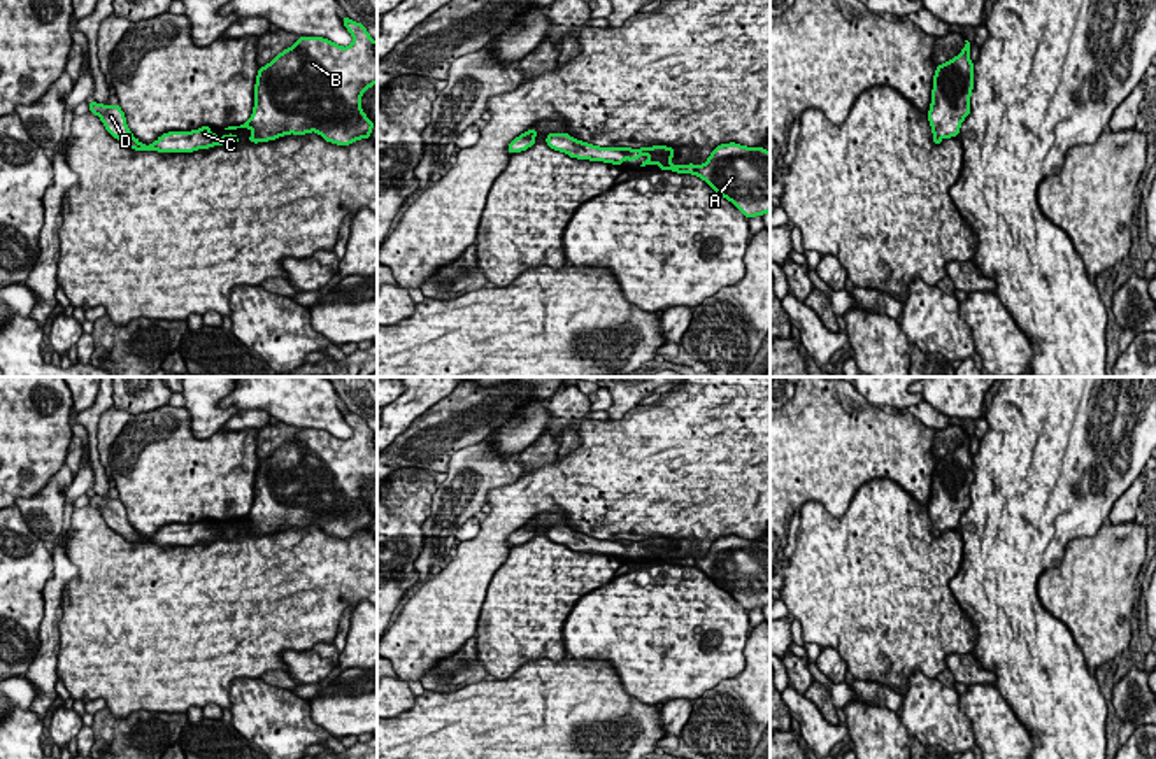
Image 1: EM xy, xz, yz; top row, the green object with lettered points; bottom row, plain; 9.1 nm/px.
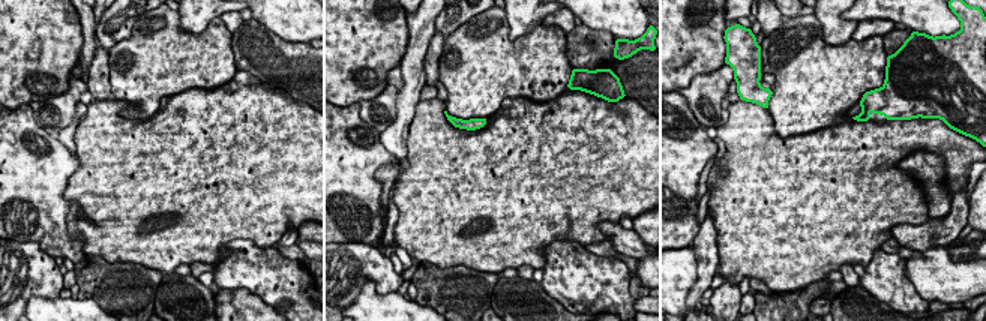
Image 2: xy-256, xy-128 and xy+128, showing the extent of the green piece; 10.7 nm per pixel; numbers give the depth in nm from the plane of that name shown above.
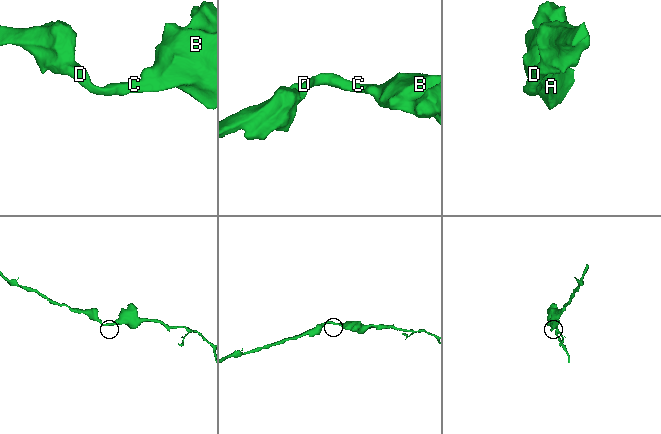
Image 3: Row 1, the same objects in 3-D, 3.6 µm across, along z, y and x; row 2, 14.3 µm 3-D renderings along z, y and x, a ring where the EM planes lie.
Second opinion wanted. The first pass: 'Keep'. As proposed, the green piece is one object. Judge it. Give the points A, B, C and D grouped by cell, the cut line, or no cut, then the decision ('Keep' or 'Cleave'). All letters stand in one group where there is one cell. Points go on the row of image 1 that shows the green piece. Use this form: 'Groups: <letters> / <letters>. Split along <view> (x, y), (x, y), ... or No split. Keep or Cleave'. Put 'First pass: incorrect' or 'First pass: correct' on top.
First pass: correct
Groups: A B C D. No split. Keep

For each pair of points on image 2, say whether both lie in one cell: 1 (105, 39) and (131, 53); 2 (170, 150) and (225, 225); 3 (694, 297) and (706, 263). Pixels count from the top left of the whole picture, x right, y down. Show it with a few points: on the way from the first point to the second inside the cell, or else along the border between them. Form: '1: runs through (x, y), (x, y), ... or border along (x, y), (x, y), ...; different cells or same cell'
1: border along (138, 17), (132, 32), (108, 51); different cells
2: runs through (186, 168), (186, 186), (207, 207); same cell
3: runs through (698, 288), (704, 281), (706, 272); same cell

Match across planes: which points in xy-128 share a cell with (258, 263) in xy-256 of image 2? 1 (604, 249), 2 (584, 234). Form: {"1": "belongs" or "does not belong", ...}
{"1": "does not belong", "2": "does not belong"}

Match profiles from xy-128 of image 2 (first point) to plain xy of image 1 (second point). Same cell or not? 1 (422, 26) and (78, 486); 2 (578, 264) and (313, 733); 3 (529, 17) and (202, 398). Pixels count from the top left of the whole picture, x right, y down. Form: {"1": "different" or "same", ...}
{"1": "same", "2": "same", "3": "same"}

